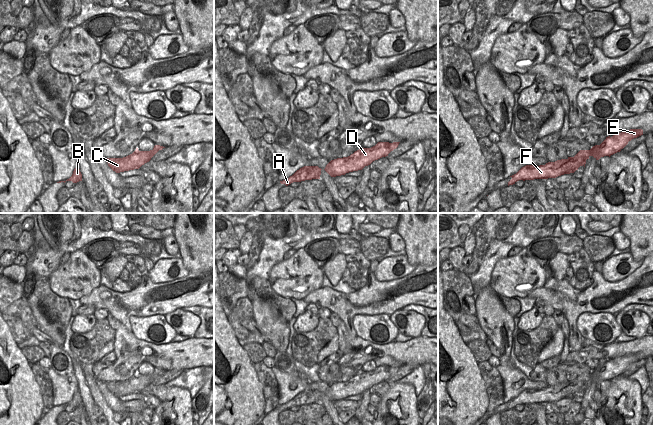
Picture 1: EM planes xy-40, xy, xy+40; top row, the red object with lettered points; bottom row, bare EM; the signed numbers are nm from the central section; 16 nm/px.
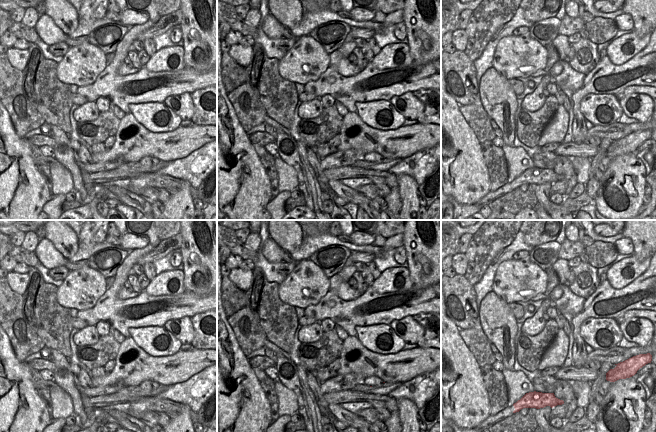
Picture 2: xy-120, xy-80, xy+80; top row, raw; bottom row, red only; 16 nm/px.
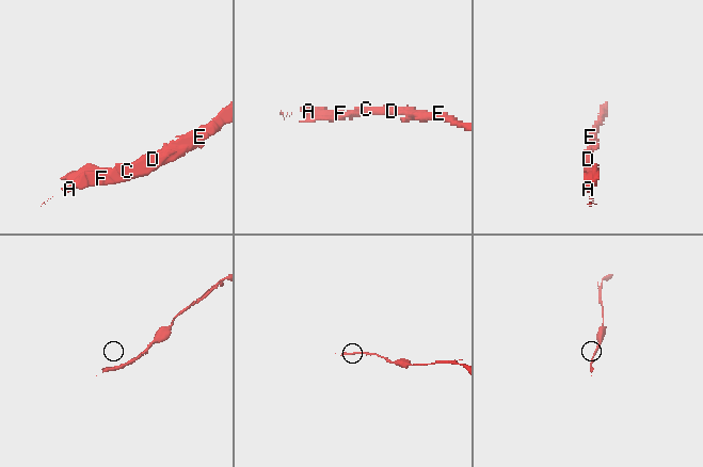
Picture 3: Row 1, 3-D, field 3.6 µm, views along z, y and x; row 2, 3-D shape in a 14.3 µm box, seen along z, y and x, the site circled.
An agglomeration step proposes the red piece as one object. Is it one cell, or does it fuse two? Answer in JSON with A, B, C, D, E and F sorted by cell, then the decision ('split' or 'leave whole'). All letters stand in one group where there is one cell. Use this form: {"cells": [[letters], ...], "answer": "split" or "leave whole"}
{"cells": [["A", "B", "C", "D", "E", "F"]], "answer": "leave whole"}

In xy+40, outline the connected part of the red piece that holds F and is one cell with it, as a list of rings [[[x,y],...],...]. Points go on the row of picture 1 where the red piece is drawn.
[[[630,129],[616,133],[612,137],[606,137],[600,145],[595,145],[590,150],[580,150],[574,157],[548,162],[540,166],[526,165],[516,174],[510,176],[512,179],[508,182],[508,186],[515,184],[519,180],[556,178],[564,174],[574,173],[580,166],[585,167],[586,160],[590,156],[593,156],[596,160],[604,156],[610,157],[620,152],[629,141],[641,135],[643,135],[642,129]]]

